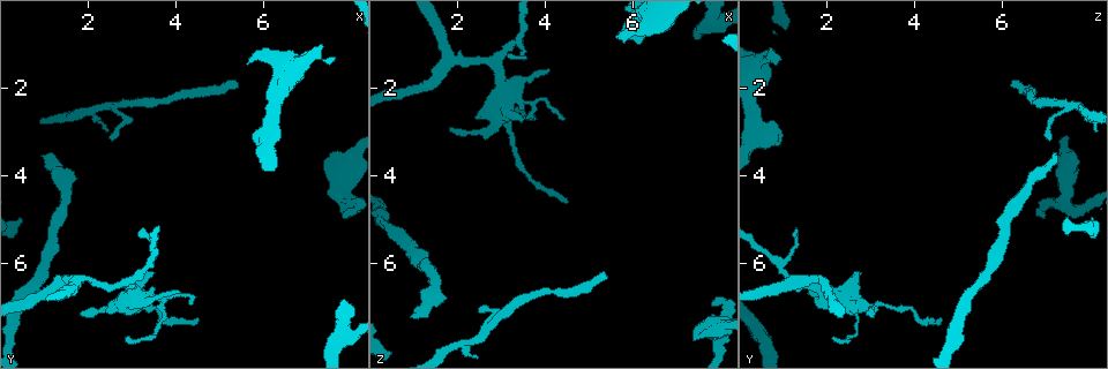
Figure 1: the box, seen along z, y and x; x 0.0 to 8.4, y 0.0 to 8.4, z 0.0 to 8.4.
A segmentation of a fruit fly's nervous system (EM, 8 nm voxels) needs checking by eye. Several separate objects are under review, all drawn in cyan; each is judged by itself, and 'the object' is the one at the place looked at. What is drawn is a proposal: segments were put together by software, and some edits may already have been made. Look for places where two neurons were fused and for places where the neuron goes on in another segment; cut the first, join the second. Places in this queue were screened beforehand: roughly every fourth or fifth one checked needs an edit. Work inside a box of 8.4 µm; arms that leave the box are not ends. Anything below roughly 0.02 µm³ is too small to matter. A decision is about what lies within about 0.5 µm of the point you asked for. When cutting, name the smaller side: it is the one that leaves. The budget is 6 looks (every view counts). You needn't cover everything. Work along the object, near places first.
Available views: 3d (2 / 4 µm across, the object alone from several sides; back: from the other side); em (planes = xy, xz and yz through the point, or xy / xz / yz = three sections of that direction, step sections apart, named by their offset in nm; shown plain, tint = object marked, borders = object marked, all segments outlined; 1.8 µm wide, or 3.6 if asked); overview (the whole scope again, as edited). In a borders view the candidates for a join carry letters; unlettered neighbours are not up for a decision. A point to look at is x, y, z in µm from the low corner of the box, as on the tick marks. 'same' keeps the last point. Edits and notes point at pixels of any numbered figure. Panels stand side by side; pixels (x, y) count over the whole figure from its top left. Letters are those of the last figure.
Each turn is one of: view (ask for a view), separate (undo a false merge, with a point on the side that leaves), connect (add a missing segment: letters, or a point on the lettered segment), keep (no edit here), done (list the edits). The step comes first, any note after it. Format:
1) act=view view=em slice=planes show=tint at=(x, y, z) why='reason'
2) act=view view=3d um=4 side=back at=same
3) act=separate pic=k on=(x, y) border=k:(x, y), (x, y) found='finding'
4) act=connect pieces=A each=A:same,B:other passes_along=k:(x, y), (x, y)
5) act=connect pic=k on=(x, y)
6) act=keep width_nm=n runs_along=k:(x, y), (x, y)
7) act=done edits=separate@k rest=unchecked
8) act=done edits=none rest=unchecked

act=view view=em slice=xz step=8 show=borders at=(3.45, 6.50, 2.50) why='free end'

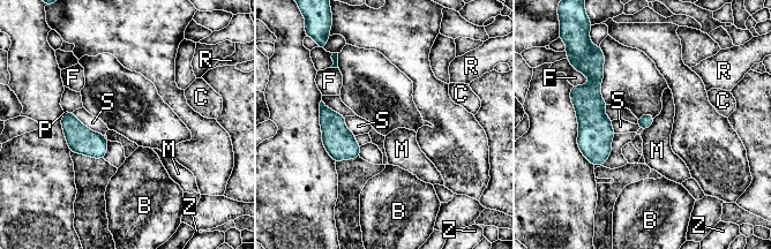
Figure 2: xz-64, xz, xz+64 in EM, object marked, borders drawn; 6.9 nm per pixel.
act=keep each=B:other,C:other,F:other,M:other,P:other,R:other,S:other,Z:other border=2:(655, 118), (653, 122), (643, 130) found='none of them fits'

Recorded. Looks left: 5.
act=view view=em slice=yz step=16 show=borders at=(1.00, 3.60, 7.20) why='free end'

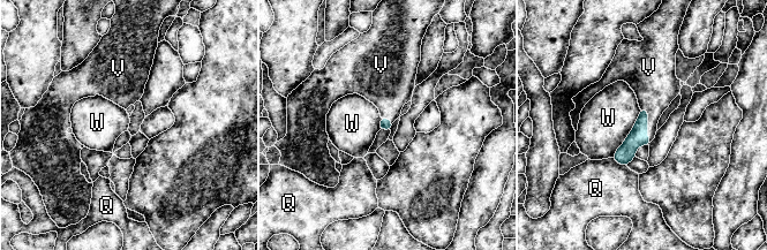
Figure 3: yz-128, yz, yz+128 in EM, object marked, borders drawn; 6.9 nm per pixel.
act=connect pieces=V each=Q:other,V:same,W:other found='it goes on there'

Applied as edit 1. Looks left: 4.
act=view view=overview

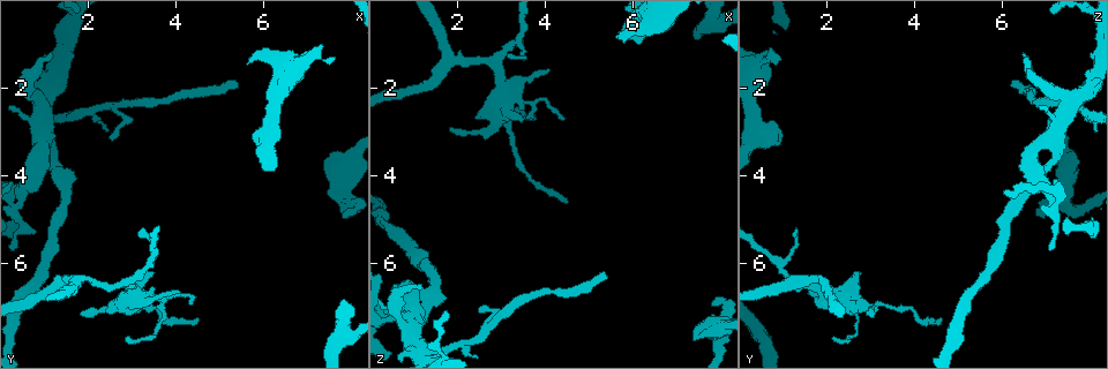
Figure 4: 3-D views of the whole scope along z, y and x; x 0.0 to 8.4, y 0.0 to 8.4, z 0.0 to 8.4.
act=view view=3d um=2 at=(5.65, 1.45, 0.80) why='tapers out'

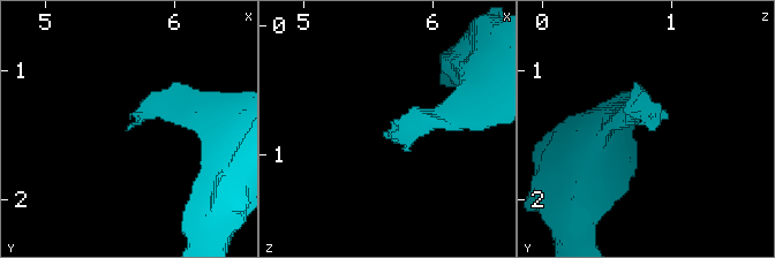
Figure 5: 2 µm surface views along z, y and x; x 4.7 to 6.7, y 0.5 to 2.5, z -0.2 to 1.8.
act=view view=em slice=yz step=4 show=tint at=(5.64, 1.46, 0.86) why='shape alone is not enough'

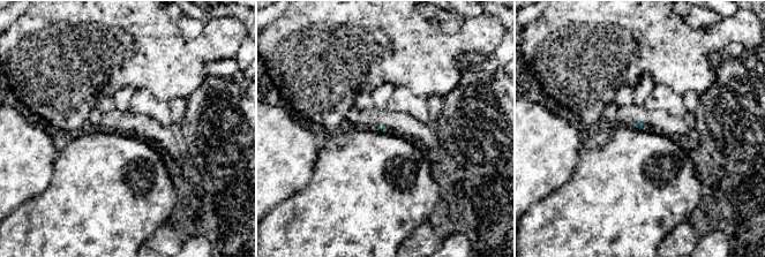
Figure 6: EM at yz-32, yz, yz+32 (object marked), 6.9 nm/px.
act=view view=em slice=planes show=borders at=same why='another direction'

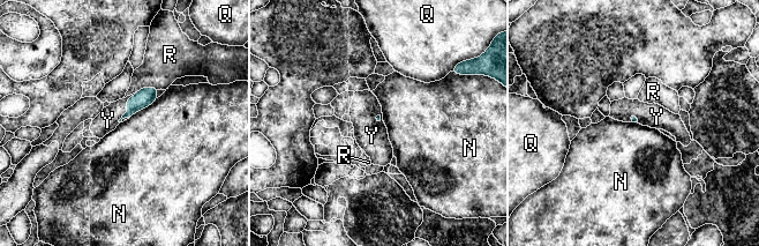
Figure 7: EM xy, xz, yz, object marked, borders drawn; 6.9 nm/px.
act=connect pieces=Y each=N:other,Q:other,R:other,Y:same found='the neuron continues'

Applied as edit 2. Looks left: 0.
act=done edits=connect@3,connect@7 rest=unchecked

